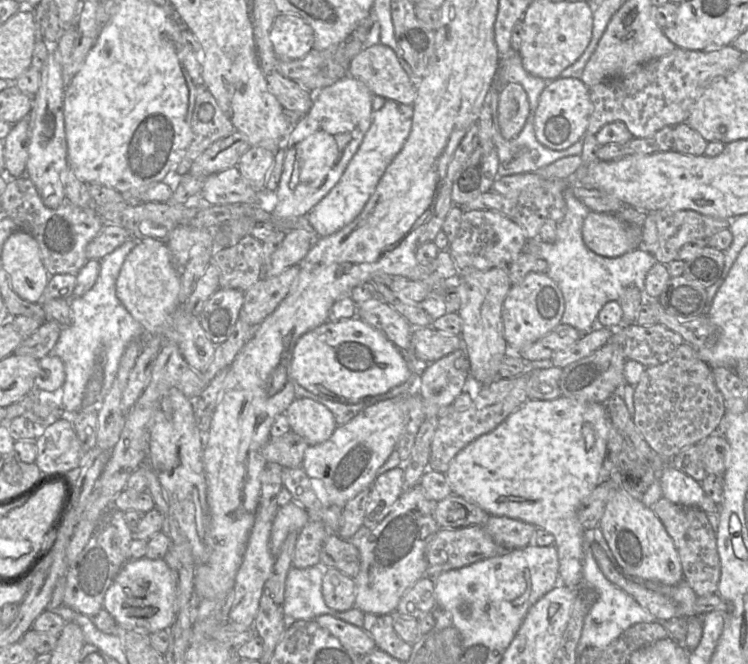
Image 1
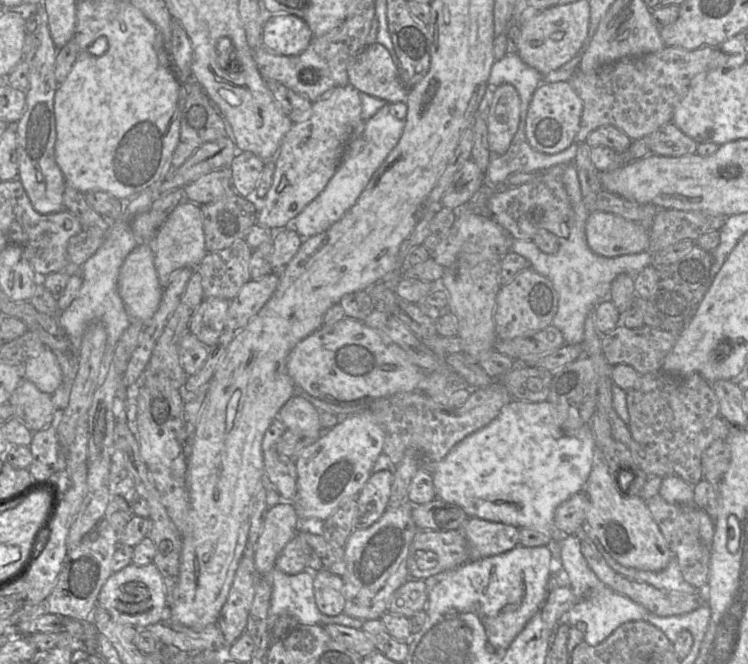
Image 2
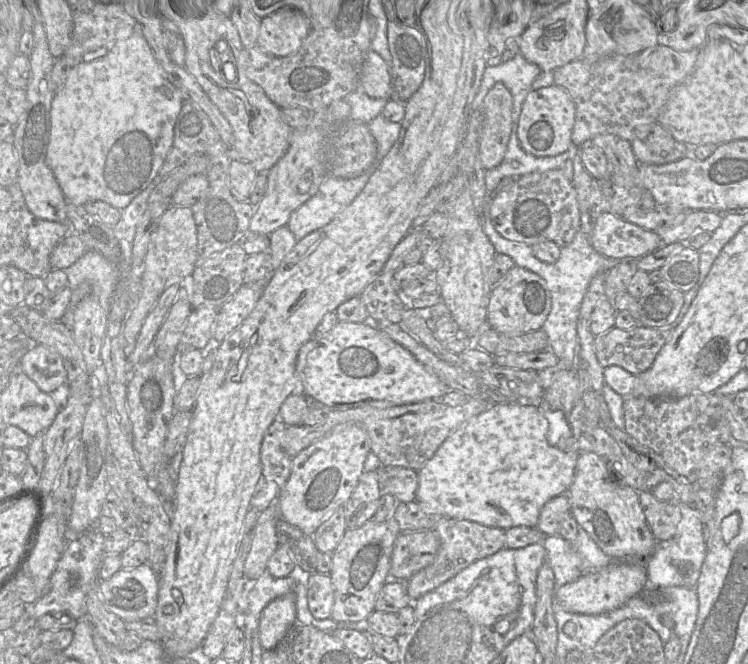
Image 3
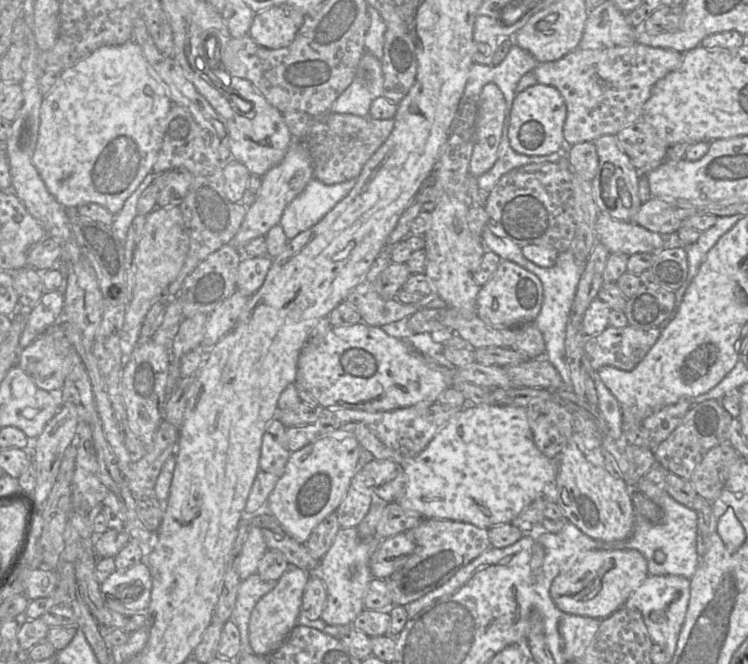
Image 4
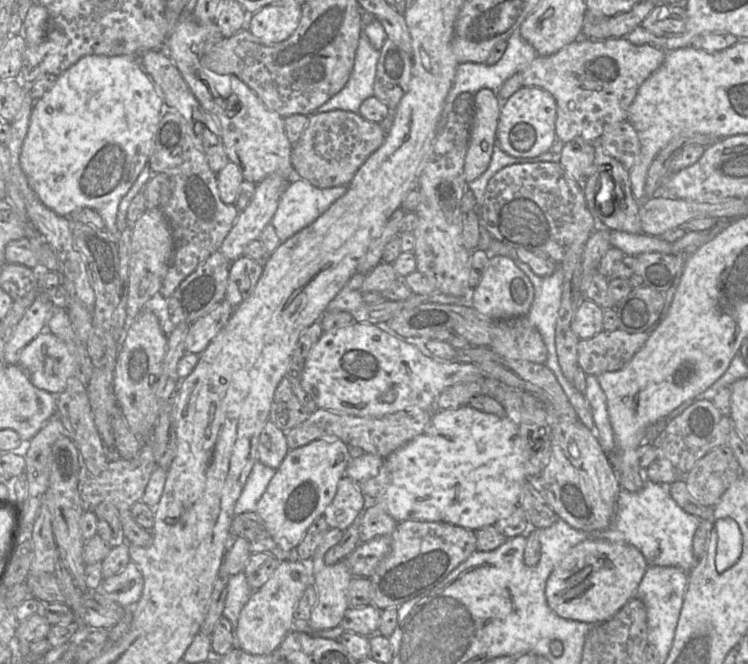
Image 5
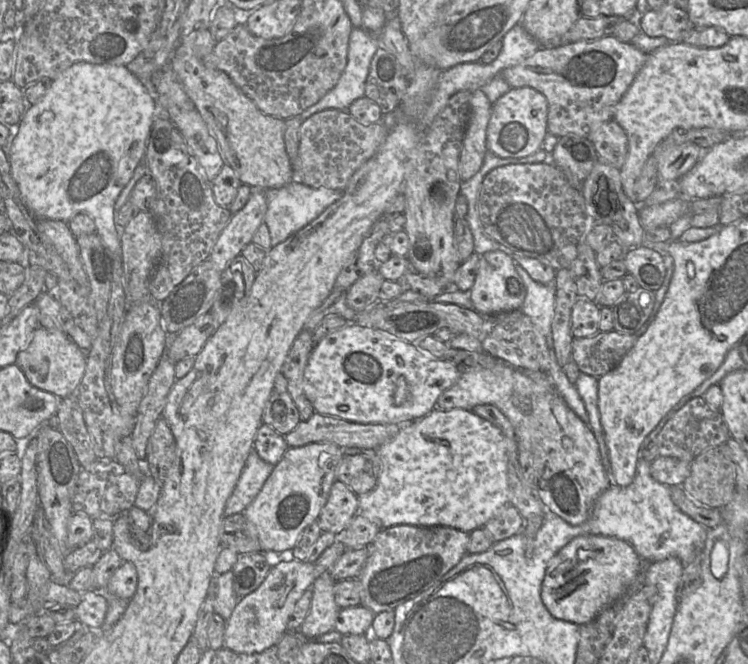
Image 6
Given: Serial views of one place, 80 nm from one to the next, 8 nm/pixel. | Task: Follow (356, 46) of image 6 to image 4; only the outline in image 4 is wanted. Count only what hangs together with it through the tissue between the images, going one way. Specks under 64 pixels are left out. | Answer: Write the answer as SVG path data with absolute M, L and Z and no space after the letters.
M367 50L362 55L350 86L332 103L329 111L369 117L373 100L383 96L381 60Z

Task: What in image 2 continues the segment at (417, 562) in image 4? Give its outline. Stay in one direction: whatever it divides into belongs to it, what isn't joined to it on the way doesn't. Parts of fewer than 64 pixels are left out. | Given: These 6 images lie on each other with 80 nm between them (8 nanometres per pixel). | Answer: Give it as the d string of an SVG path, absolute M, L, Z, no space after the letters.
M471 517L461 528L469 545L469 561L509 551L519 542L519 528Z

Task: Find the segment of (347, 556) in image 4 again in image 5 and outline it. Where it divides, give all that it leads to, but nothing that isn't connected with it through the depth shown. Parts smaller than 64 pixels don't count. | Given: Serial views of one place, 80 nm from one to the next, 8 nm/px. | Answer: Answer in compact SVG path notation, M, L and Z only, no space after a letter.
M331 528L324 536L322 542L315 550L313 556L309 560L301 560L301 561L310 561L311 563L311 569L312 569L312 575L313 575L313 581L316 591L317 591L317 603L312 609L311 616L308 620L308 624L311 628L316 630L325 630L325 629L332 629L334 627L337 627L340 625L340 622L342 621L344 614L346 610L350 607L347 599L347 592L348 592L348 586L351 581L351 579L354 577L351 573L349 566L346 562L346 560L341 560L338 563L334 565L326 565L324 563L324 556L326 552L335 544L337 544L341 537L343 535L343 531L338 528Z

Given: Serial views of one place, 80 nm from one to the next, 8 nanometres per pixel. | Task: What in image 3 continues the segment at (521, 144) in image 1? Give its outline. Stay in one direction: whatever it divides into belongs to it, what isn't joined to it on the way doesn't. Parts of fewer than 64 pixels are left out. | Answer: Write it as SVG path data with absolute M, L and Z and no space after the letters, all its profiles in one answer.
M518 123L512 124L512 132L502 161L485 171L485 185L490 194L505 177L556 169L572 156L572 146L568 151L555 156L537 156L525 151L518 139Z

